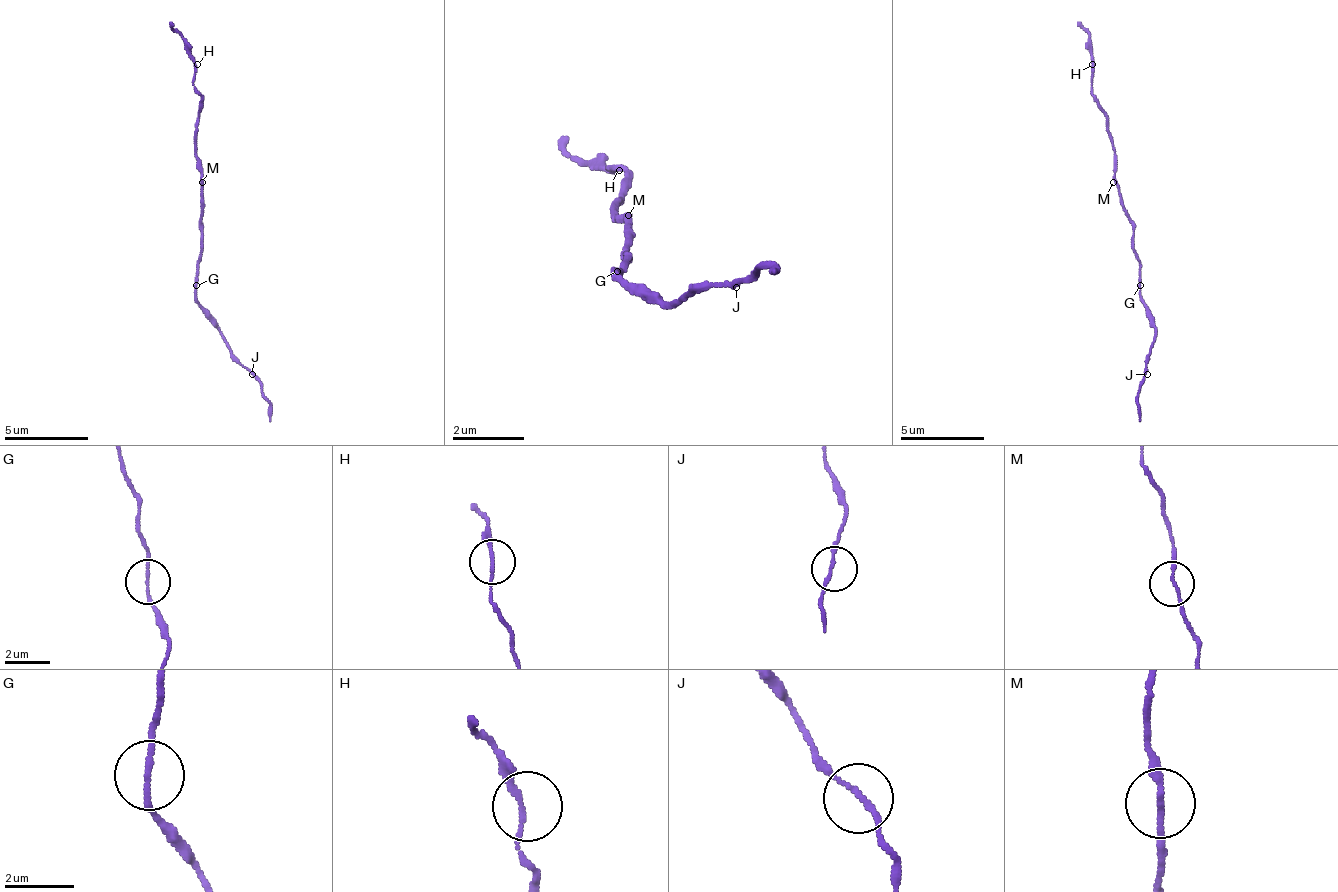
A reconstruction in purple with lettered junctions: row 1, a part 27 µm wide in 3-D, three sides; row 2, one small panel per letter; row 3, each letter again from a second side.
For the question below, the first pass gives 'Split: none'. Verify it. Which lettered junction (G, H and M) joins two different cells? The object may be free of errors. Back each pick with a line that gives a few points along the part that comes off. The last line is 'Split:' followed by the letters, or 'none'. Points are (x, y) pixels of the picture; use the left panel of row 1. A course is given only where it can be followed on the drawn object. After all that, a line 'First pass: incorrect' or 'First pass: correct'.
Split: none
First pass: correct

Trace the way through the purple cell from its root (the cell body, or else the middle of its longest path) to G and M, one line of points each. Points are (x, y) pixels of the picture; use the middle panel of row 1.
G: (628, 251), (628, 260), (619, 269)
M: (628, 251), (628, 215)

